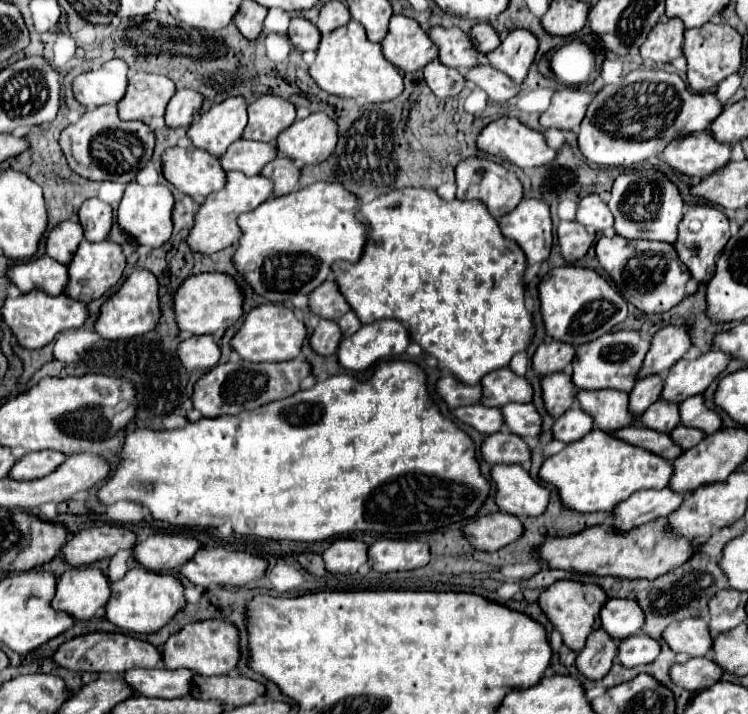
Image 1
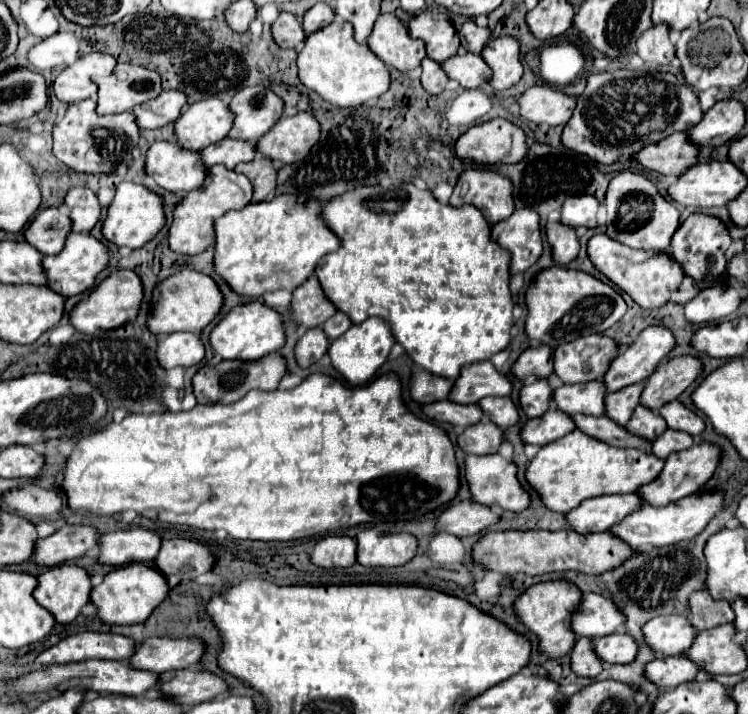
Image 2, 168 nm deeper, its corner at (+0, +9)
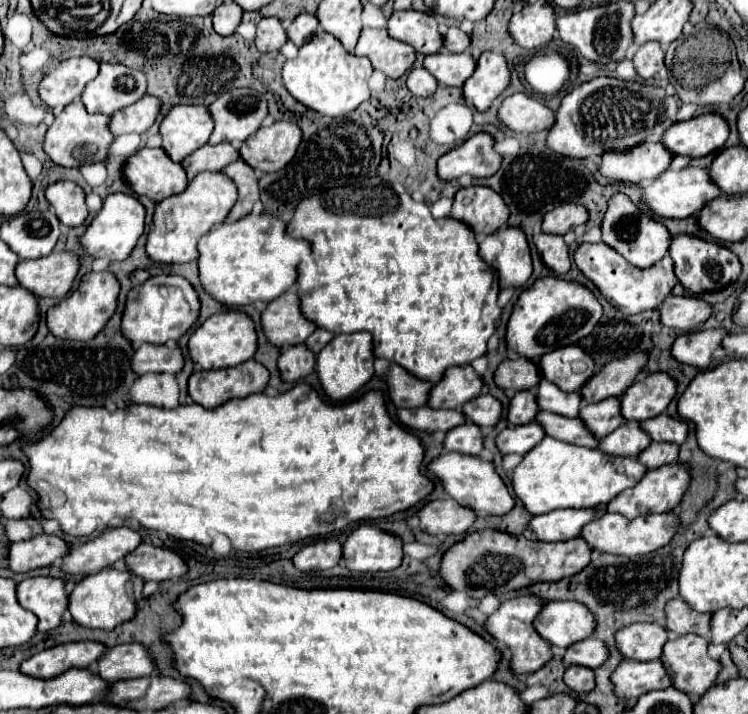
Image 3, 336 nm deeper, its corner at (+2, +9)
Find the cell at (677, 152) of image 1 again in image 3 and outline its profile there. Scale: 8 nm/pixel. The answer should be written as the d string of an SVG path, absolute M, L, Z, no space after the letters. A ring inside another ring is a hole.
M661 143L635 145L625 151L607 151L601 157L599 171L609 181L641 183L659 177L671 163L673 155Z

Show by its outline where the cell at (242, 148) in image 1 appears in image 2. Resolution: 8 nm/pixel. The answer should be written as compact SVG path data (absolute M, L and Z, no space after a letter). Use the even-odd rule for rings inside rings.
M223 139L215 145L203 149L203 161L207 167L223 163L227 169L235 169L241 161L253 161L257 155L257 143L243 141L243 139Z

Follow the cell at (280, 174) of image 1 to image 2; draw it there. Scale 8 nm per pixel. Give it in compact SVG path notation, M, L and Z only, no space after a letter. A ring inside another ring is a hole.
M265 155L255 157L249 163L239 163L235 167L235 171L245 173L251 181L255 181L255 193L253 193L253 201L263 201L267 197L275 195L275 187L277 187L277 165L275 161L271 161Z

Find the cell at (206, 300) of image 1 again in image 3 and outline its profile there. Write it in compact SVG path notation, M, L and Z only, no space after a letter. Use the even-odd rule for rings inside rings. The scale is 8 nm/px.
M157 275L149 277L145 283L133 287L127 293L125 309L121 317L121 333L133 343L153 343L165 345L177 341L199 317L199 297L191 283L179 275Z

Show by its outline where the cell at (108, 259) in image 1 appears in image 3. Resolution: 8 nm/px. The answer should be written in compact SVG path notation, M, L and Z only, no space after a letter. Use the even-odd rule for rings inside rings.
M53 251L49 257L19 261L15 275L21 287L35 297L65 297L79 269L77 255L69 251Z

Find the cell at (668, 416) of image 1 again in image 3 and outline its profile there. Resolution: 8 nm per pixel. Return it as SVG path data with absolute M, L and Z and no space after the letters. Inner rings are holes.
M625 423L615 429L609 437L601 439L597 449L609 457L637 457L651 441L641 433L639 423Z

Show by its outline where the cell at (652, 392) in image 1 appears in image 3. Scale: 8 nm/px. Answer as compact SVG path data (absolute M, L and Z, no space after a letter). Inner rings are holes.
M617 397L605 399L601 403L593 403L593 405L583 405L579 411L579 417L587 427L587 431L597 439L607 437L623 423L621 403Z

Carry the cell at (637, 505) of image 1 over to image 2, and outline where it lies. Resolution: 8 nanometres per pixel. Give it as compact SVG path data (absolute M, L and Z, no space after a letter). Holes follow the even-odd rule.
M625 493L625 495L607 495L607 497L593 497L583 501L579 509L567 513L567 521L575 531L593 533L593 531L609 531L613 525L621 523L627 515L641 509L643 497L639 493Z

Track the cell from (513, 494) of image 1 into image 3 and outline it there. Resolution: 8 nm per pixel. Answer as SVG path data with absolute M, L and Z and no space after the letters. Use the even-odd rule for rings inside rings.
M443 453L435 457L425 469L431 473L431 477L441 481L445 493L451 499L455 499L459 505L473 509L477 515L505 515L515 505L505 483L489 461L481 461L479 457L465 457L463 453Z

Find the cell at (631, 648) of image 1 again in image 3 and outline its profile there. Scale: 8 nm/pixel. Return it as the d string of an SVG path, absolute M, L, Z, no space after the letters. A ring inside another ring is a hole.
M587 637L567 647L563 663L565 667L581 665L587 669L597 669L599 665L603 665L605 657L607 657L607 647L601 645L601 641L593 641L593 637Z

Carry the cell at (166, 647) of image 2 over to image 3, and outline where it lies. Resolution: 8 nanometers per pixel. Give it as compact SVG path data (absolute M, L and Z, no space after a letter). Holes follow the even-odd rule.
M139 643L131 645L117 645L107 649L95 665L95 671L105 681L119 681L119 679L135 679L153 673L153 661L149 659L147 651Z

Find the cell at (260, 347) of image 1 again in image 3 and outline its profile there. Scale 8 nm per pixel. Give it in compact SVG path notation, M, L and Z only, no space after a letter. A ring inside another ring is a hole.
M225 311L209 317L203 325L195 329L189 343L189 357L193 363L199 363L203 369L223 369L223 367L235 367L247 359L253 357L257 349L257 333L255 323L249 315L241 311Z

